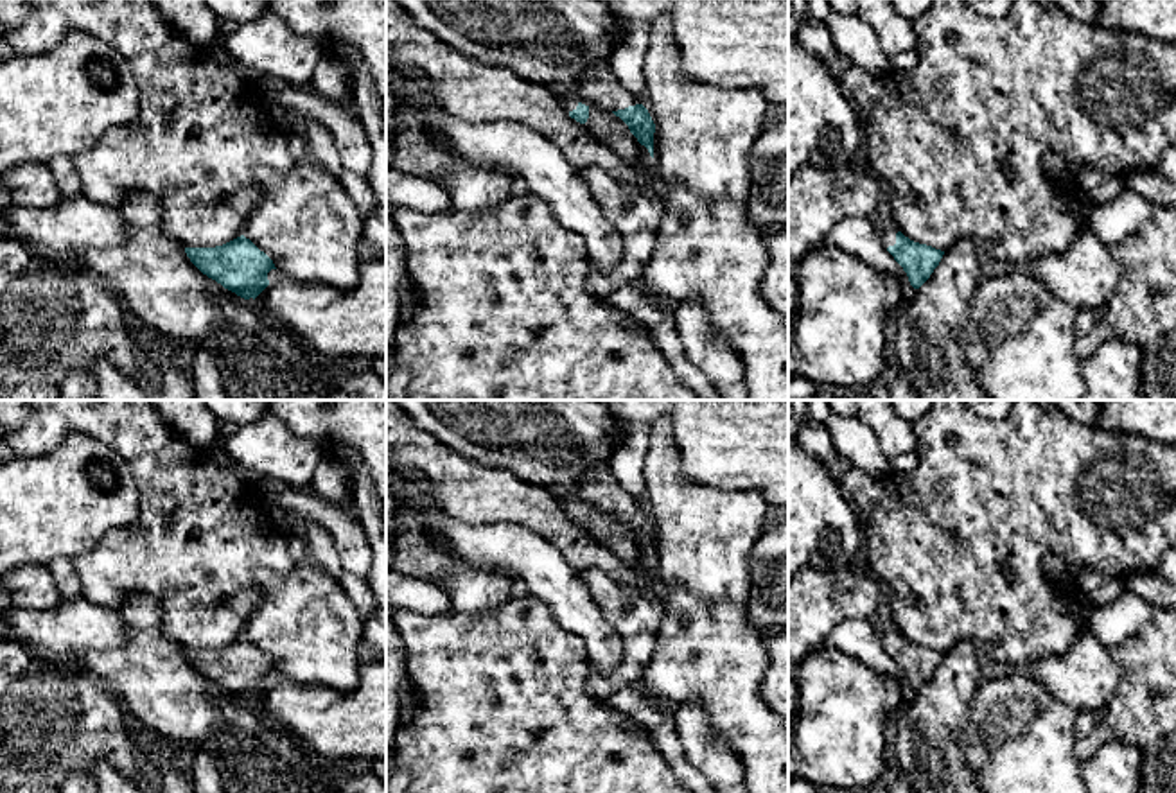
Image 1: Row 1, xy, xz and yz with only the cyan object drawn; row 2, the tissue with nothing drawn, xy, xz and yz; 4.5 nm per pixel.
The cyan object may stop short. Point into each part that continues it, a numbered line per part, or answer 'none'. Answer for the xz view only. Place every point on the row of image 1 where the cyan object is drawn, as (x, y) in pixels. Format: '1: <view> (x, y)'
1: xz (598, 88)

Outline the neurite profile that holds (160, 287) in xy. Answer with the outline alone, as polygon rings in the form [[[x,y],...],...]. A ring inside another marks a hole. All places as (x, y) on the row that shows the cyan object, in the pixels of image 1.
[[[129,192],[117,210],[127,224],[124,244],[65,257],[99,276],[120,298],[129,318],[210,348],[230,400],[329,400],[332,388],[323,379],[325,366],[309,343],[271,323],[253,301],[203,274],[185,246],[163,230],[156,196]]]

